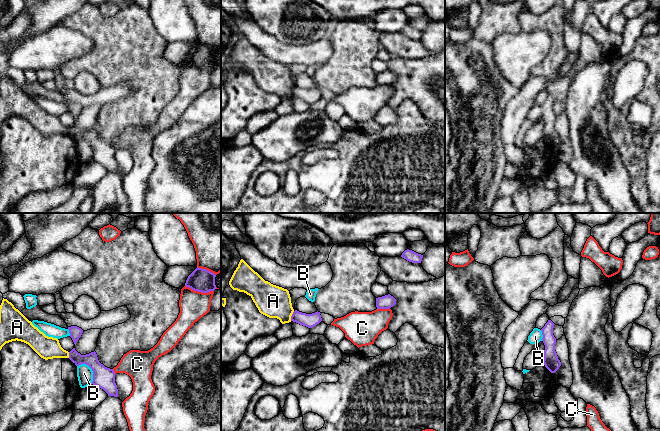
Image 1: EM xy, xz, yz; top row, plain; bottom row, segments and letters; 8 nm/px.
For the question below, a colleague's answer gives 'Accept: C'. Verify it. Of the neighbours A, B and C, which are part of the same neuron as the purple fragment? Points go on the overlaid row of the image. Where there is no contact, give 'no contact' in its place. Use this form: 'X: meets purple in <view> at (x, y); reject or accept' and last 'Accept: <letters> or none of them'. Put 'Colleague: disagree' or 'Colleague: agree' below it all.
A: meets purple in xz at (291, 316); reject
B: meets purple in xy at (91, 368); reject
C: meets purple in xy at (199, 291); reject
Accept: none of them
Colleague: disagree

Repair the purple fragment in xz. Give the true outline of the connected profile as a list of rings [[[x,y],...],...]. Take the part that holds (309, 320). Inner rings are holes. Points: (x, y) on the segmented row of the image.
[[[295,310],[291,316],[291,321],[312,328],[319,324],[322,321],[322,318],[318,311],[312,314],[306,314]]]

